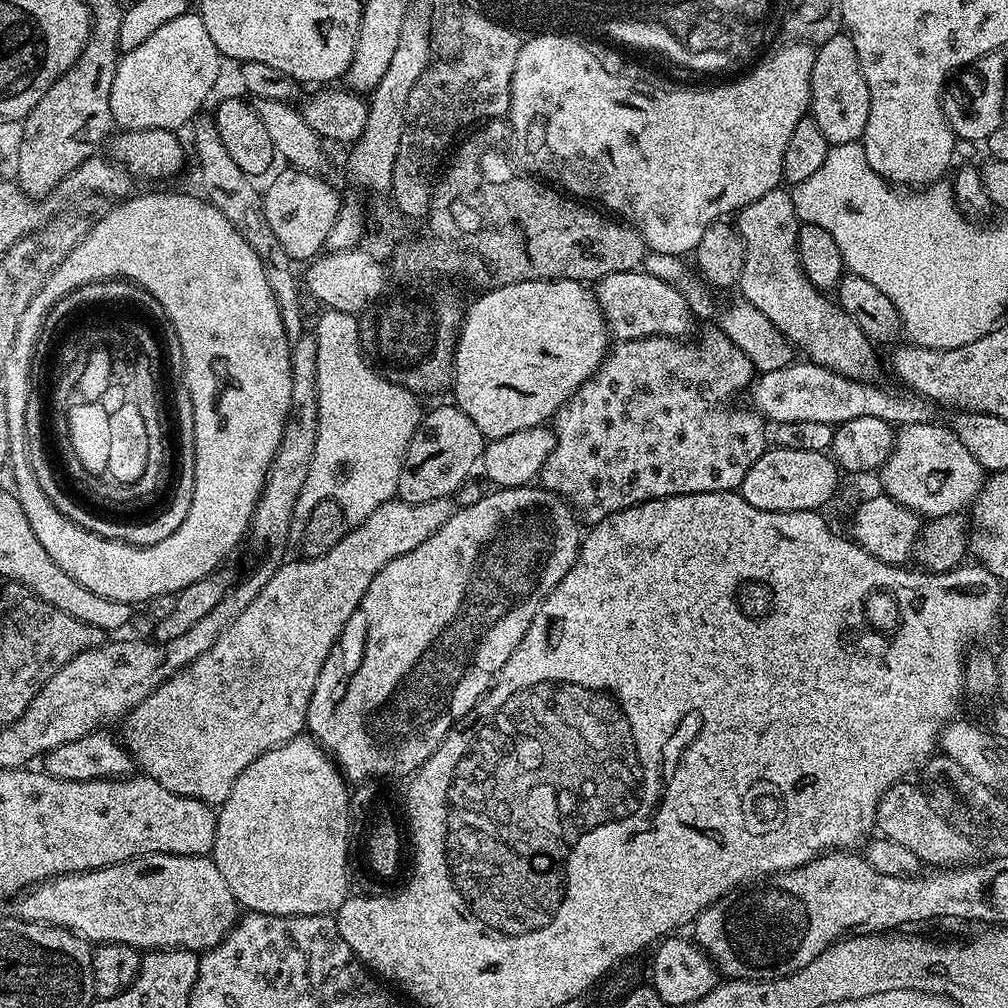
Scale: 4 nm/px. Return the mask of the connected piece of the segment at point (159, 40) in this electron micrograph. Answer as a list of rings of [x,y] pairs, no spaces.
[[[195,11],[183,12],[178,18],[166,22],[166,26],[158,26],[142,46],[134,46],[134,50],[123,53],[116,66],[114,82],[110,86],[110,110],[112,119],[121,129],[150,130],[161,128],[167,132],[180,130],[187,120],[193,121],[201,111],[200,107],[208,100],[216,79],[220,76],[220,51],[214,46],[210,33],[202,18]]]

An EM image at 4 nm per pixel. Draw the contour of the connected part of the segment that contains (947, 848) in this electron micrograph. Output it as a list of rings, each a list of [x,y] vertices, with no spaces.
[[[901,782],[882,794],[876,810],[875,827],[890,842],[906,846],[928,866],[964,866],[973,859],[973,841],[965,836],[951,819],[948,820],[932,805],[932,800],[916,784]]]

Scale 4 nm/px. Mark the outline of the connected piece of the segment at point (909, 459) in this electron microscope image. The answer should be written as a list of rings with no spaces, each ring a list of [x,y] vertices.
[[[928,421],[903,425],[893,437],[891,454],[878,470],[883,493],[927,519],[963,511],[979,493],[984,481],[982,467],[959,438],[947,425],[935,424]]]

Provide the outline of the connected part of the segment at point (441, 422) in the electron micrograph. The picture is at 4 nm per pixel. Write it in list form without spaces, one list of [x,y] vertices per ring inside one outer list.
[[[448,402],[441,408],[432,408],[420,417],[420,425],[410,438],[410,446],[404,455],[402,470],[398,474],[396,496],[399,499],[417,504],[418,502],[434,502],[434,498],[452,498],[464,484],[464,479],[479,465],[484,455],[486,438],[470,422],[470,418]]]

